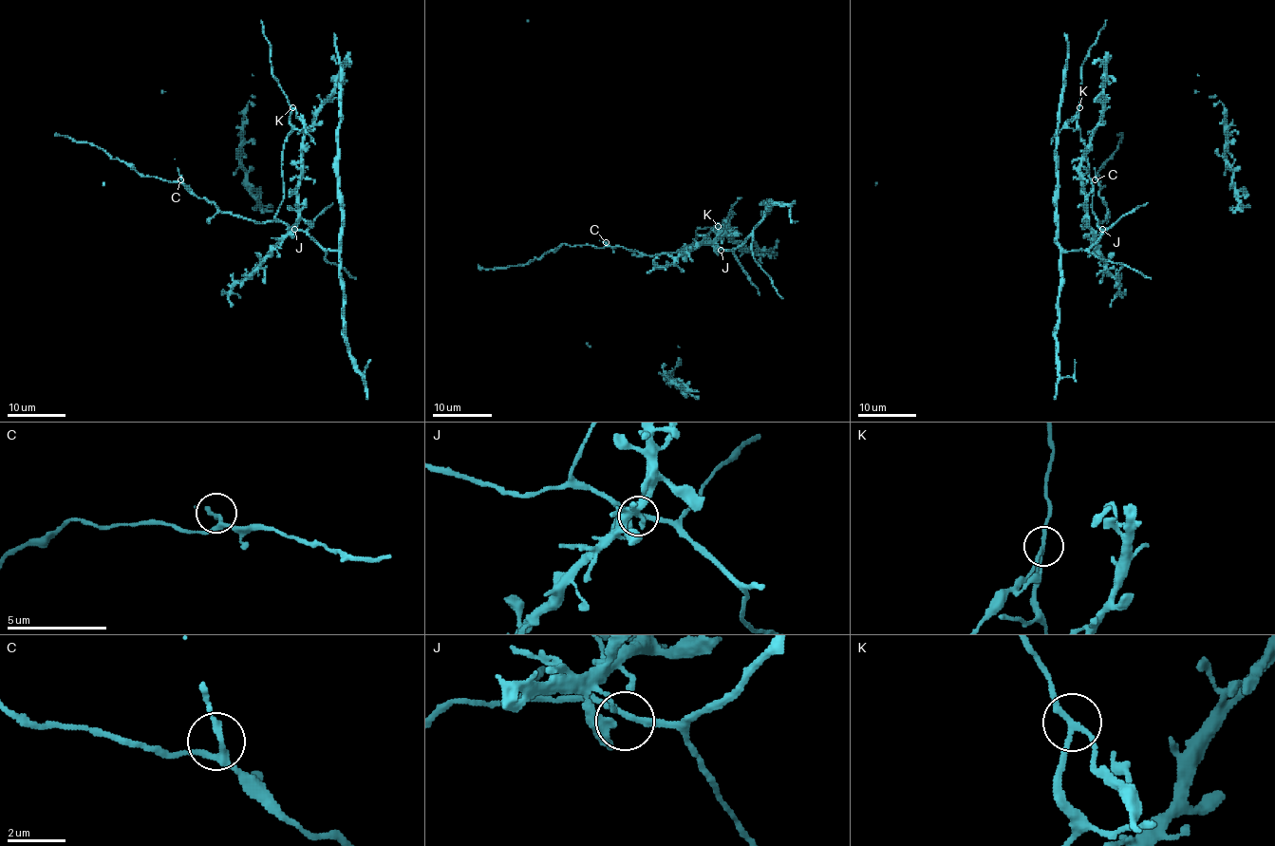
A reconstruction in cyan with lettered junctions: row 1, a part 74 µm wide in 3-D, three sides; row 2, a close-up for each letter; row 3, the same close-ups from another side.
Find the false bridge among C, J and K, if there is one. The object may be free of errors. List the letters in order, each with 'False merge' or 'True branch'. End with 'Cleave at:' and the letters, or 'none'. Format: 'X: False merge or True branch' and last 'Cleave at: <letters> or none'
C: True branch
J: True branch
K: False merge
Cleave at: K

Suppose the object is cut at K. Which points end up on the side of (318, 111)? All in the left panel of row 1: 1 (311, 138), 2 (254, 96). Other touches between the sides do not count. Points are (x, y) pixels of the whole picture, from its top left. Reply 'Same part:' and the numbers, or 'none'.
Same part: 2

